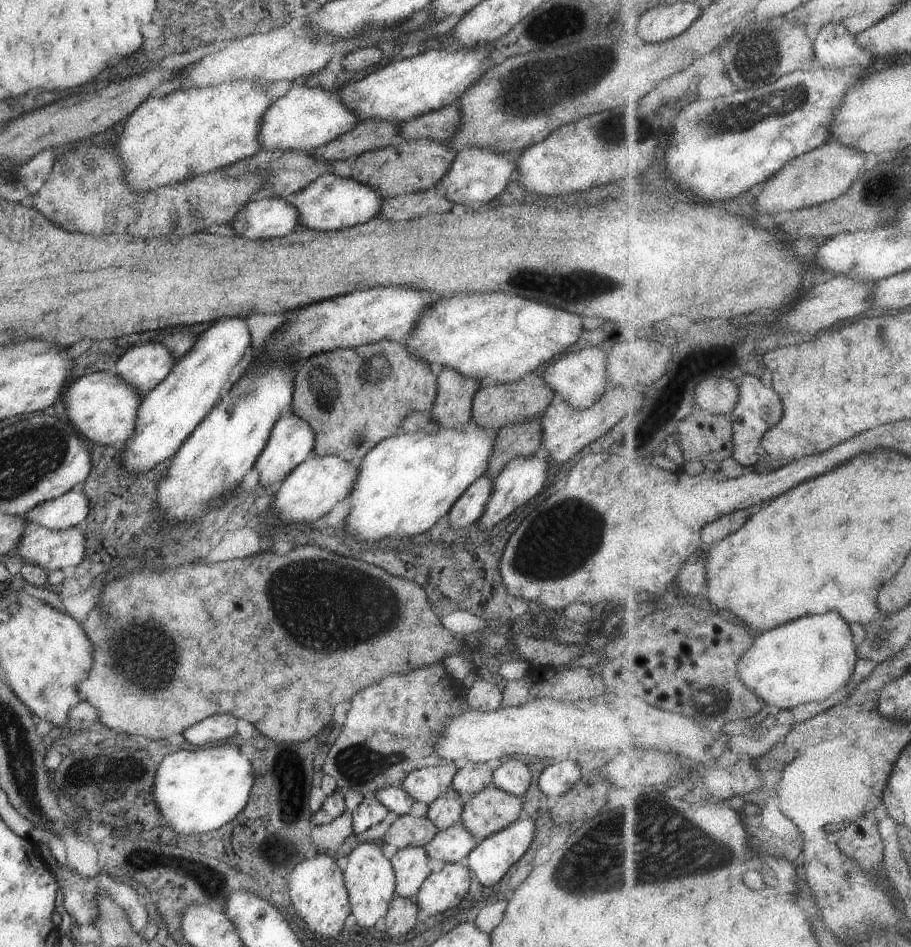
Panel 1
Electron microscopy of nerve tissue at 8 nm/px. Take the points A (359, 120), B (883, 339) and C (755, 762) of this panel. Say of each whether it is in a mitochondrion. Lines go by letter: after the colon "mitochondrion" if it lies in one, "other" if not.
A: other
B: mitochondrion
C: other

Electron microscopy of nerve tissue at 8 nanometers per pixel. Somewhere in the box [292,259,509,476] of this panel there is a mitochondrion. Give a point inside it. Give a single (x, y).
(322, 383)

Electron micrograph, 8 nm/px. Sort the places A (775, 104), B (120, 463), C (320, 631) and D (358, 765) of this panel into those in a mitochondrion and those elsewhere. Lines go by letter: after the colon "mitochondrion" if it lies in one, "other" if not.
A: mitochondrion
B: other
C: mitochondrion
D: mitochondrion

